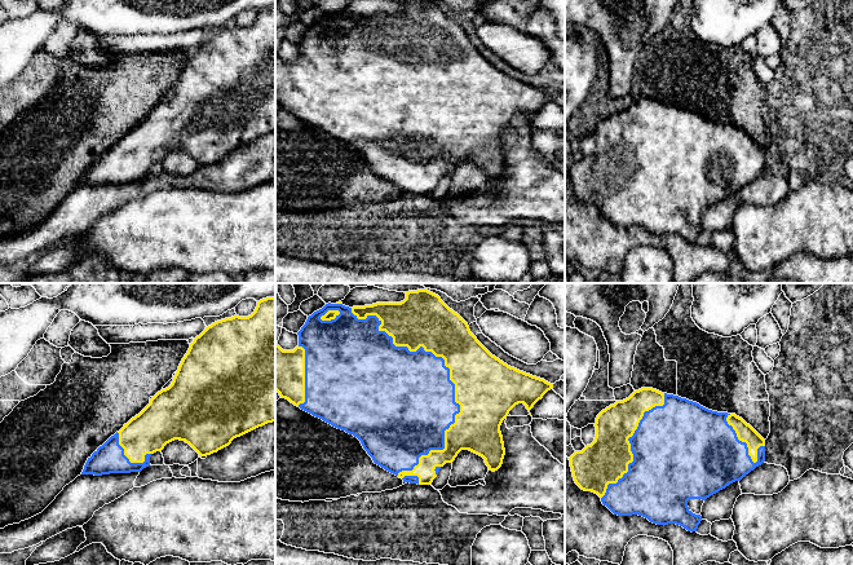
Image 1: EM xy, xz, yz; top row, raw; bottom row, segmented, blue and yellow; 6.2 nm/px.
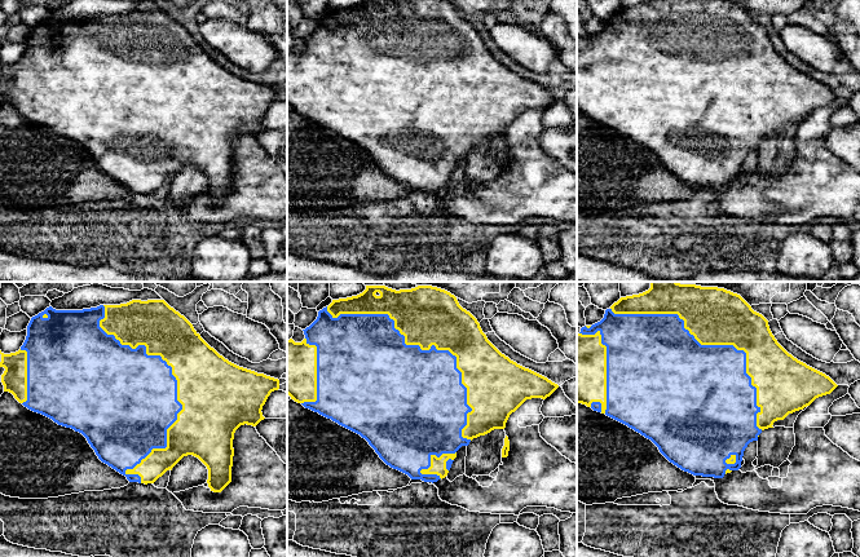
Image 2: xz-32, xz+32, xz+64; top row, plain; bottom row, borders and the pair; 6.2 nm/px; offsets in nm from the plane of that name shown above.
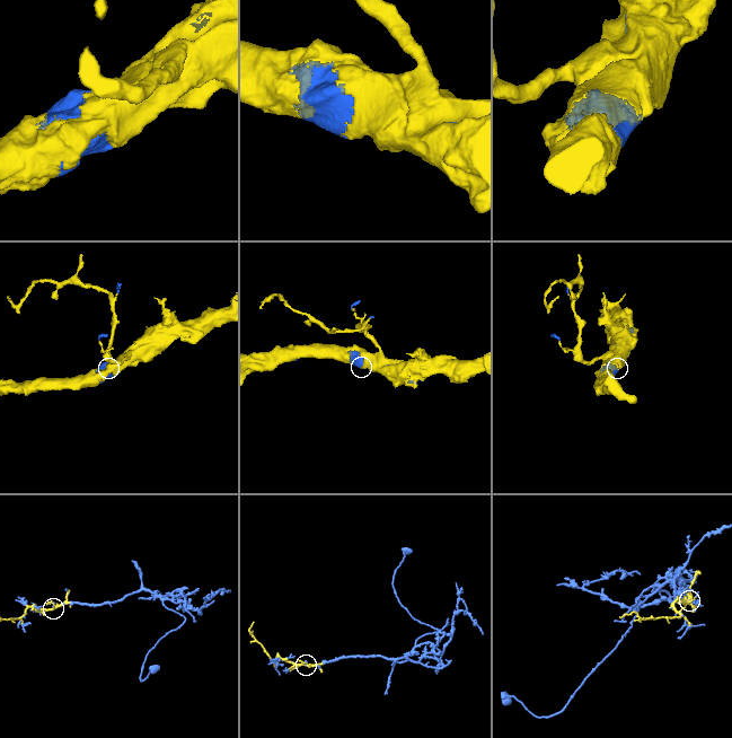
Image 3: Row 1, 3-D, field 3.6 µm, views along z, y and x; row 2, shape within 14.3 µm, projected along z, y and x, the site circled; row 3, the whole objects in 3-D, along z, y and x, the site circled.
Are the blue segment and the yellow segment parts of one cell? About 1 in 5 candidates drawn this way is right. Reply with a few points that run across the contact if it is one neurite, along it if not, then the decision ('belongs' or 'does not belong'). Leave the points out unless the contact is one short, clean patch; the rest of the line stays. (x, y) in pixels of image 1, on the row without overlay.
belongs

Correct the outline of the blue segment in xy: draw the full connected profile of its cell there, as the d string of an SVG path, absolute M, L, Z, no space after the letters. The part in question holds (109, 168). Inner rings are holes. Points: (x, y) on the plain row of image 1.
M275 8L257 12L248 27L212 34L194 49L172 94L88 168L81 185L141 182L150 167L174 150L189 154L199 167L275 132Z

